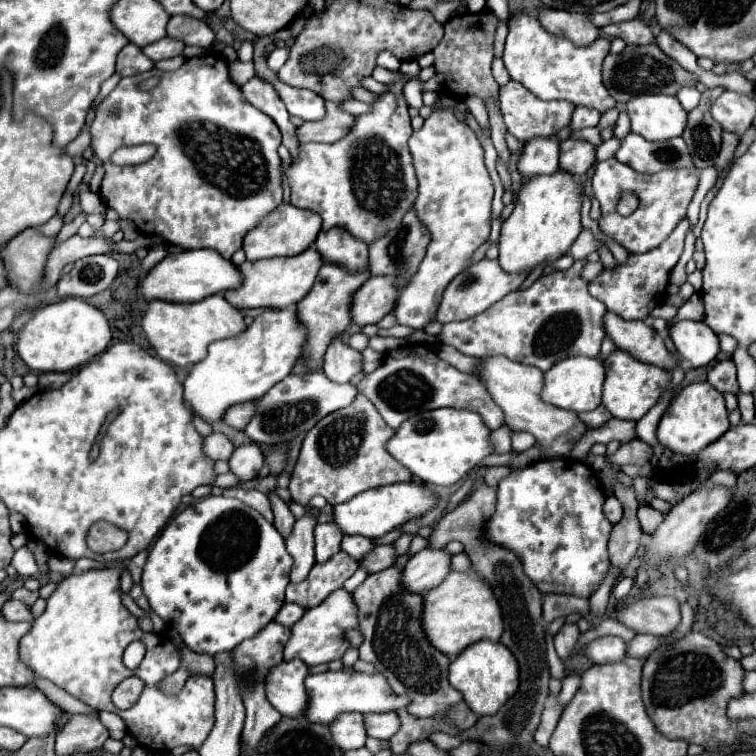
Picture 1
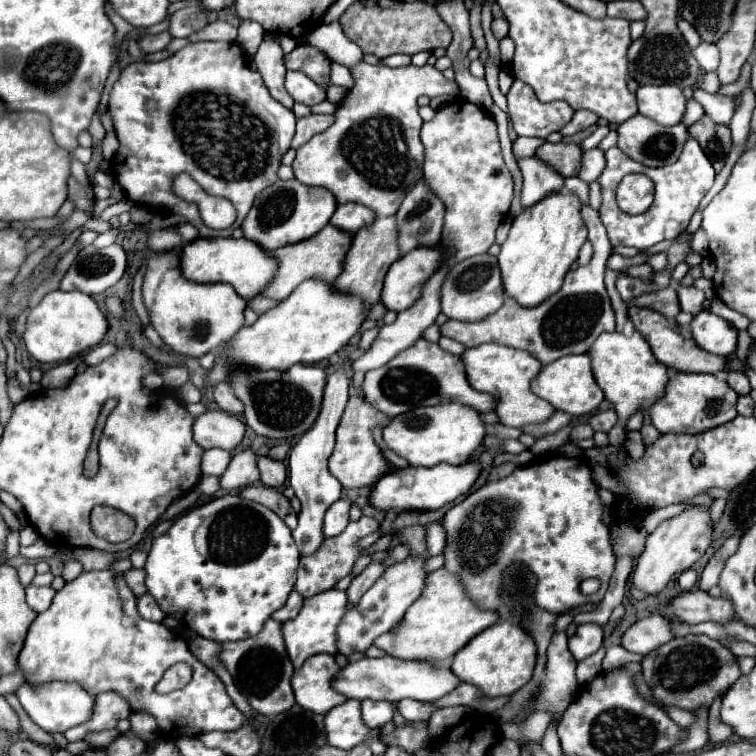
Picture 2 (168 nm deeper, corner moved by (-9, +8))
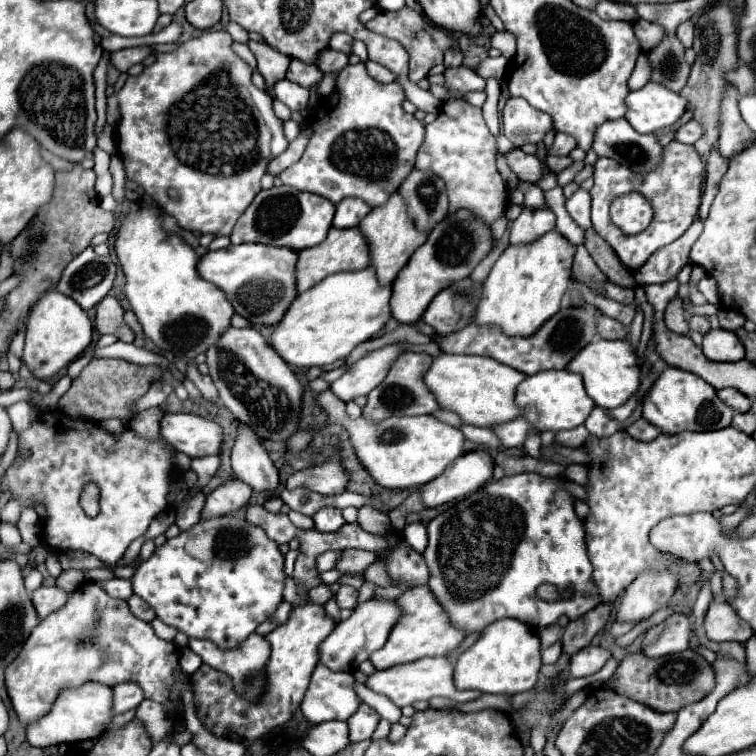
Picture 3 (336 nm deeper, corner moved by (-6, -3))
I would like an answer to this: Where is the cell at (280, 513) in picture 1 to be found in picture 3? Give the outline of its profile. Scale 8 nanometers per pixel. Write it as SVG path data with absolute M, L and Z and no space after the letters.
M238 425L236 443L232 447L232 469L236 477L254 491L274 493L278 487L278 469L270 461L262 441L250 427Z

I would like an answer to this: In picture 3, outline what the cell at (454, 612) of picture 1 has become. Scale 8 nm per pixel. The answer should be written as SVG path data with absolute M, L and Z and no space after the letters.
M430 587L406 589L396 599L396 603L402 613L400 613L398 623L392 627L390 637L384 643L384 647L374 651L374 655L370 655L374 669L388 669L388 667L394 667L400 663L410 663L410 661L416 661L422 657L444 657L446 653L450 653L464 641L466 635L460 629L450 625L446 611L442 609L442 605L438 605Z

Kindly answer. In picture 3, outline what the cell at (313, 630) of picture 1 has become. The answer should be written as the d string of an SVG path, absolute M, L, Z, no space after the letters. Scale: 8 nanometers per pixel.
M302 605L292 609L286 623L264 635L272 653L266 661L266 695L262 695L262 703L246 703L246 699L240 699L234 685L230 679L226 679L226 675L222 675L222 671L214 671L210 665L202 663L200 669L190 675L196 715L202 725L212 735L236 733L244 739L258 739L274 727L290 721L294 711L300 707L304 691L310 683L310 675L318 665L318 645L332 633L332 629L334 621L326 615L322 605Z

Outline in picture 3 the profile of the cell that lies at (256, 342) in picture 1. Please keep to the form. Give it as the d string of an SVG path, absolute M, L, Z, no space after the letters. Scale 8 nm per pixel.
M372 267L328 275L316 287L300 293L284 319L274 327L270 345L290 365L322 367L350 355L350 351L384 329L390 313L392 285L380 285Z

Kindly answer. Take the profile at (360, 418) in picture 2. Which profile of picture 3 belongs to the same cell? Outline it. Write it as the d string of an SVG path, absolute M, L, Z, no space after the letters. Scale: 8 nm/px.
M332 459L318 467L308 467L292 473L286 481L286 489L308 489L320 495L340 495L346 491L348 477L338 459Z

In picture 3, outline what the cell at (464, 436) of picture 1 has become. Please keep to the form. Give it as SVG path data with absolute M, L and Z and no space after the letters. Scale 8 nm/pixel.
M330 391L318 393L316 403L328 413L332 423L344 425L350 433L350 443L356 459L368 471L368 475L386 489L414 489L426 485L444 473L444 469L464 453L464 435L452 425L438 421L432 415L418 417L390 417L382 423L370 423L366 417L352 419L346 413L346 405Z

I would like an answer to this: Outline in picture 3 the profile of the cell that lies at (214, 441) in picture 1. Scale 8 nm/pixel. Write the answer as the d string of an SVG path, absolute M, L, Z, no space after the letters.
M164 413L160 419L160 435L176 451L190 457L218 455L222 447L220 425L192 413Z

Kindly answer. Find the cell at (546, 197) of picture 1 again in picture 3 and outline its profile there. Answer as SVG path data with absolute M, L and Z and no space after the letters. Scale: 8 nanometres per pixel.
M556 229L548 231L530 245L508 245L490 269L476 307L476 325L496 325L508 337L530 337L562 305L562 297L570 285L574 261L574 245Z

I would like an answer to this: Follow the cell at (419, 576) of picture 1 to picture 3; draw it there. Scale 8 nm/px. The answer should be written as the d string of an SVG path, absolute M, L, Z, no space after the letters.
M370 599L370 601L362 603L360 607L354 609L350 619L340 621L334 627L334 631L324 639L324 643L320 645L320 655L318 655L320 663L326 665L332 671L350 671L350 673L354 673L356 667L362 661L366 661L376 649L380 649L386 643L394 623L400 617L398 611L400 609L398 609L396 601L382 601L382 599L376 601L376 599Z

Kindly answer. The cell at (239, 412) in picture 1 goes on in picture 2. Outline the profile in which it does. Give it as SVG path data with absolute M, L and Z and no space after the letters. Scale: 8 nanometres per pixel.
M217 384L213 394L215 394L215 402L223 412L229 412L235 416L243 414L243 404L241 400L237 400L237 396L233 396L233 390L229 388L229 384Z

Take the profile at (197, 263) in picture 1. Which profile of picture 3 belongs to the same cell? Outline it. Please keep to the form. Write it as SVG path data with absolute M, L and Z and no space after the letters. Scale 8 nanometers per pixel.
M230 245L220 251L208 251L200 257L198 273L202 279L222 287L234 309L252 325L276 325L296 299L294 291L294 263L298 253L288 247L270 245Z

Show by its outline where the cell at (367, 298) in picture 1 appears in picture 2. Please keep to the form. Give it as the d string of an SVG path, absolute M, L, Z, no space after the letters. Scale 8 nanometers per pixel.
M421 246L391 264L381 290L381 304L387 310L407 310L419 298L421 284L437 270L443 260L441 246Z

